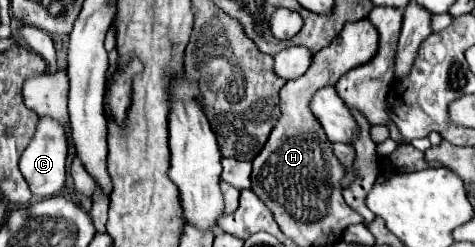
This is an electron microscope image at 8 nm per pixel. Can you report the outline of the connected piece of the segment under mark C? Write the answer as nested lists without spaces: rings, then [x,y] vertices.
[[[40,117],[36,135],[20,159],[20,171],[30,191],[36,197],[48,199],[48,197],[56,197],[62,191],[64,181],[66,181],[66,155],[68,155],[68,147],[66,147],[64,129],[60,127],[60,123],[50,117]]]

